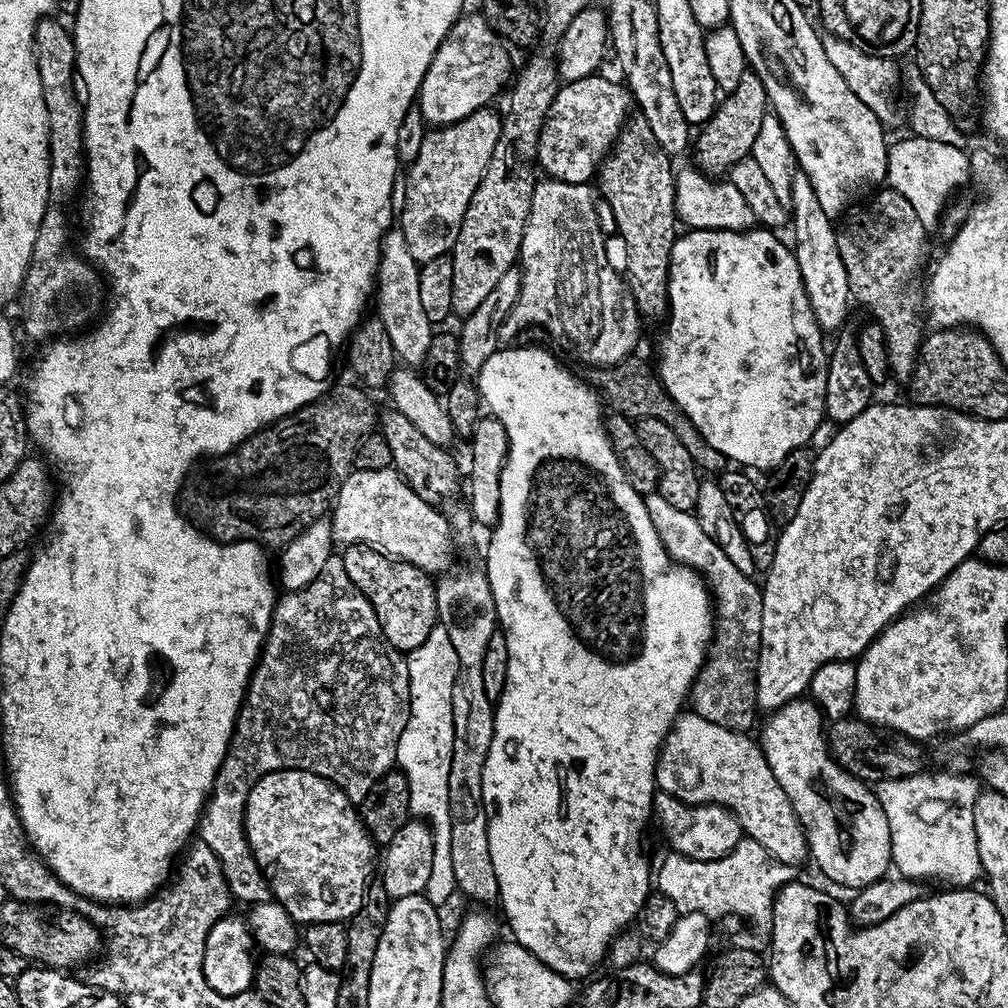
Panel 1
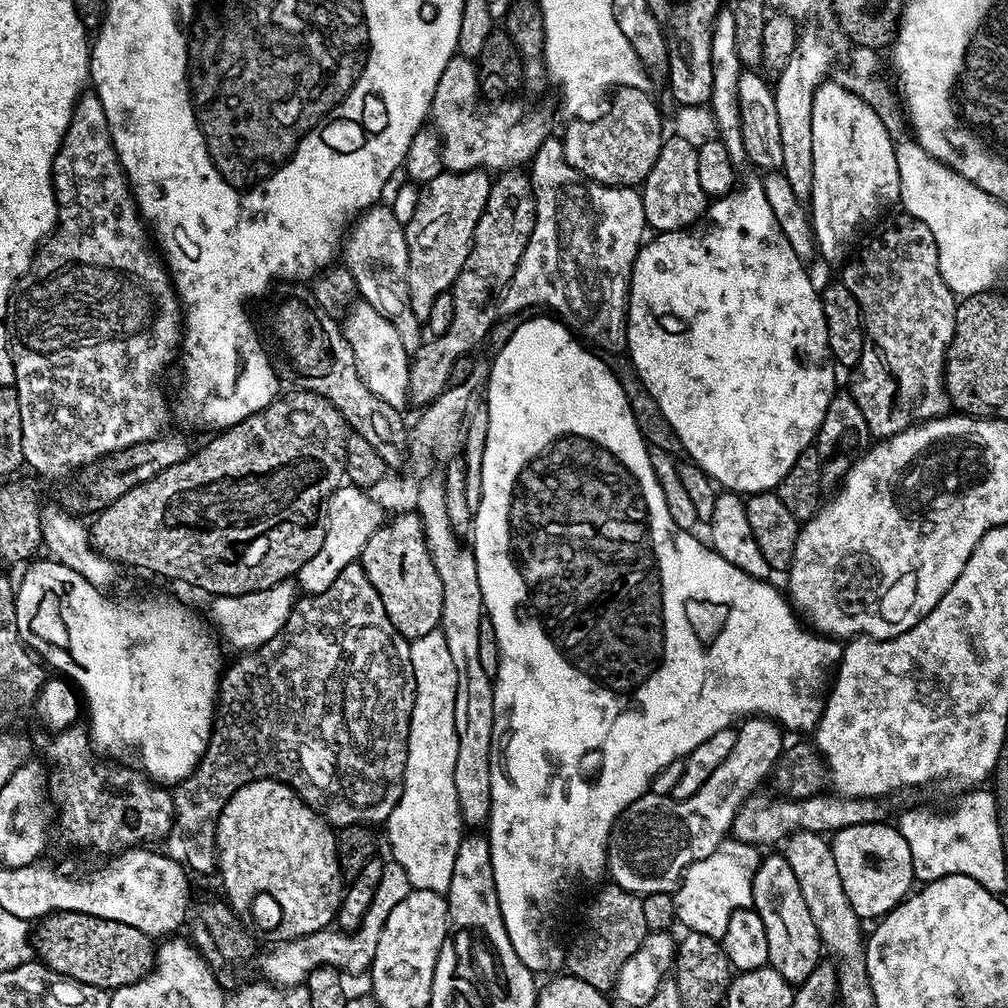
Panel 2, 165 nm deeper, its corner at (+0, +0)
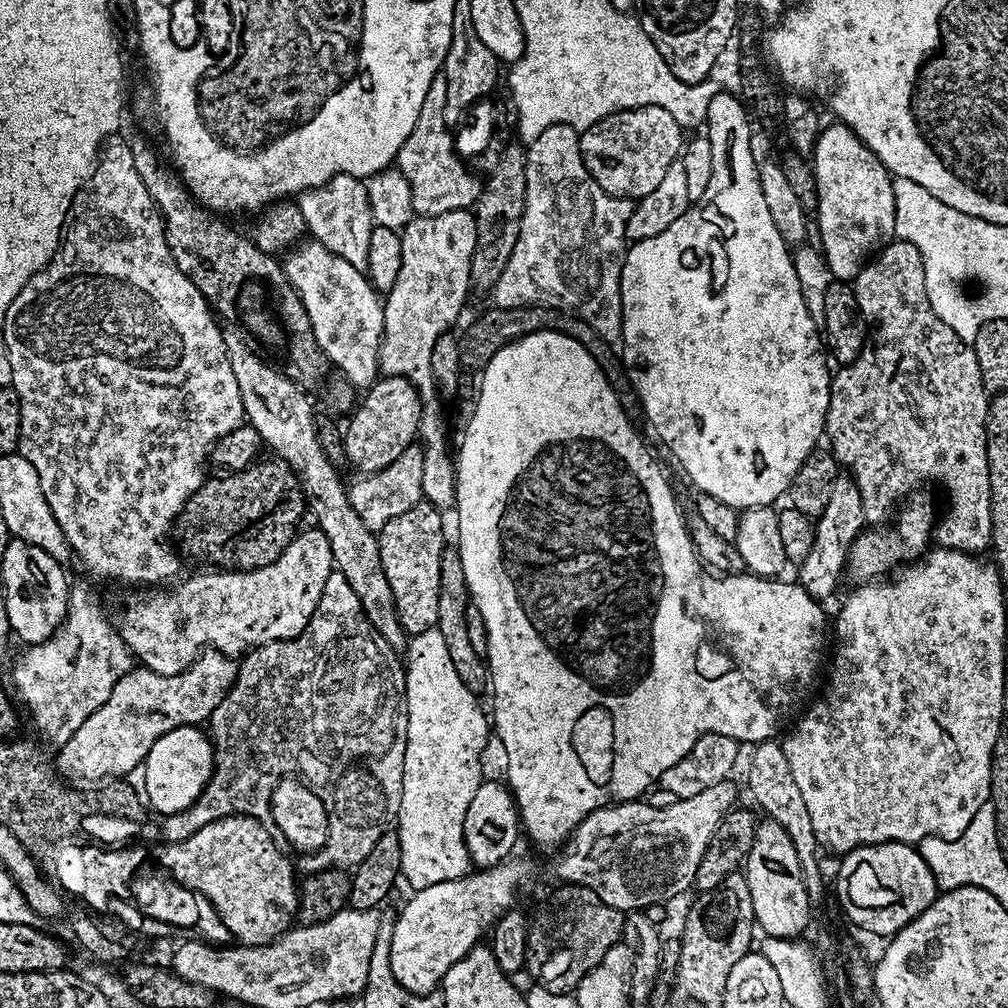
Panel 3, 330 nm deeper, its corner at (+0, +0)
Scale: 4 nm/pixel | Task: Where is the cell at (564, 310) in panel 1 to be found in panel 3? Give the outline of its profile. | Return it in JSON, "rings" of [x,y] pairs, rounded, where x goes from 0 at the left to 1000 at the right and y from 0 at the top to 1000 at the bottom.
{"rings":[[[551,123],[538,129],[538,133],[523,144],[522,150],[522,208],[518,212],[518,228],[510,252],[506,252],[502,268],[498,268],[498,276],[494,276],[488,286],[487,301],[494,306],[568,302],[575,316],[583,320],[591,332],[604,339],[614,338],[617,327],[615,273],[623,238],[621,220],[627,211],[628,199],[606,194],[589,181],[577,157],[575,131],[563,123]]]}

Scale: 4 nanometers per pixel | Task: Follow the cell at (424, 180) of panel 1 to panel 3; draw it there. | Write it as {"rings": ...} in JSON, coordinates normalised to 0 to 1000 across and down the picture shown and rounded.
{"rings":[[[455,206],[434,214],[410,213],[409,219],[396,231],[398,238],[398,263],[395,276],[390,286],[383,291],[381,304],[381,335],[377,340],[377,367],[382,374],[398,373],[403,375],[419,398],[417,411],[416,436],[425,439],[421,458],[427,458],[427,466],[431,464],[433,452],[444,448],[446,442],[440,438],[440,421],[437,418],[437,401],[432,397],[435,393],[433,377],[427,367],[427,350],[431,341],[439,329],[445,328],[448,320],[456,313],[460,301],[466,291],[466,260],[470,256],[472,243],[472,216],[465,207]]]}

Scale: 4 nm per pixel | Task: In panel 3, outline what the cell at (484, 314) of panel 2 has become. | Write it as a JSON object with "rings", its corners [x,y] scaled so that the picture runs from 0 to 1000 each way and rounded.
{"rings":[[[398,373],[374,376],[360,390],[361,398],[349,413],[345,429],[340,430],[340,451],[354,464],[357,470],[372,470],[387,462],[405,444],[410,443],[417,428],[419,398],[409,380]]]}

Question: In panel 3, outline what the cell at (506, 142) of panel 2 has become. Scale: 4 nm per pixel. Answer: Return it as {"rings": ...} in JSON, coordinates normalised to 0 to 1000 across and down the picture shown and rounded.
{"rings":[[[433,71],[426,89],[423,89],[419,109],[415,109],[415,121],[411,121],[411,129],[407,129],[403,141],[399,141],[391,160],[403,181],[407,181],[409,208],[414,214],[434,214],[455,206],[467,207],[478,189],[477,176],[452,151],[449,128],[440,116],[443,88],[440,71]]]}

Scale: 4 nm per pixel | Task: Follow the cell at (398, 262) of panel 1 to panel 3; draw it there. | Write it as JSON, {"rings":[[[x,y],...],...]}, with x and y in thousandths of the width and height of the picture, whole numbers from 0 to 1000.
{"rings":[[[333,175],[320,187],[310,187],[299,191],[296,203],[305,229],[313,241],[323,244],[323,248],[335,252],[335,256],[343,256],[347,264],[364,267],[371,219],[369,205],[365,199],[365,188],[358,176]]]}

